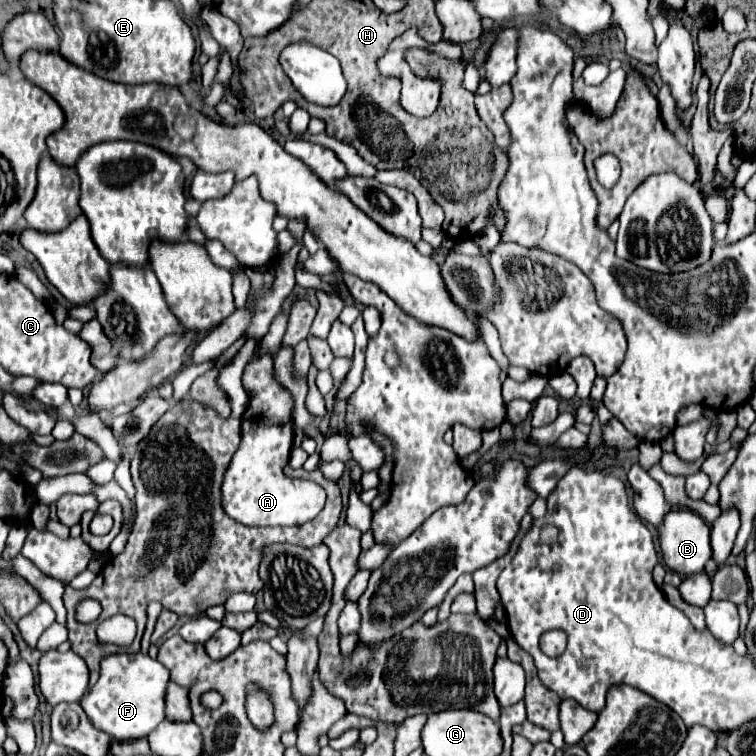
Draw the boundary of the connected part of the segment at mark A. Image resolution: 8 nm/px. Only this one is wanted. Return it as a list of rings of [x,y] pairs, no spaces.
[[[273,356],[251,358],[243,370],[249,404],[241,416],[241,446],[223,480],[223,510],[247,526],[297,526],[311,522],[325,506],[325,490],[309,480],[289,478],[283,468],[293,446],[293,396],[275,378]]]

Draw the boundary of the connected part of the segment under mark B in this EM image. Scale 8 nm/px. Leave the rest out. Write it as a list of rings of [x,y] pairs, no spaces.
[[[673,510],[667,514],[663,526],[659,528],[661,532],[661,552],[665,564],[679,572],[679,574],[697,574],[705,568],[705,564],[711,560],[711,542],[709,542],[709,524],[701,518],[695,516],[693,510]]]

